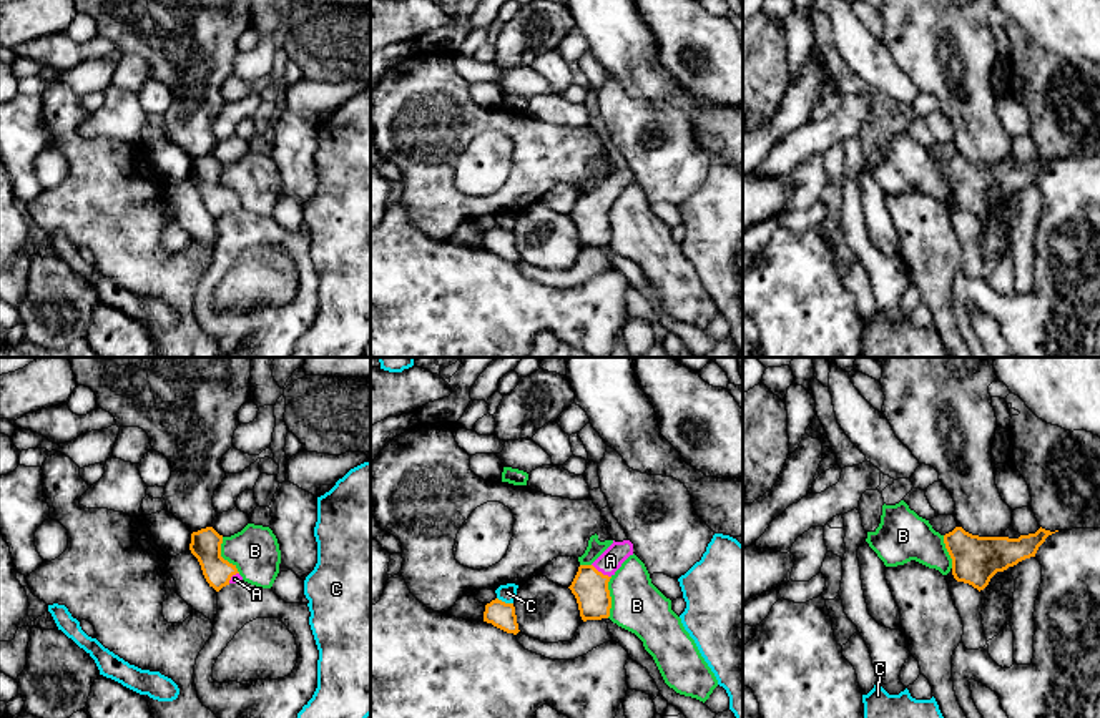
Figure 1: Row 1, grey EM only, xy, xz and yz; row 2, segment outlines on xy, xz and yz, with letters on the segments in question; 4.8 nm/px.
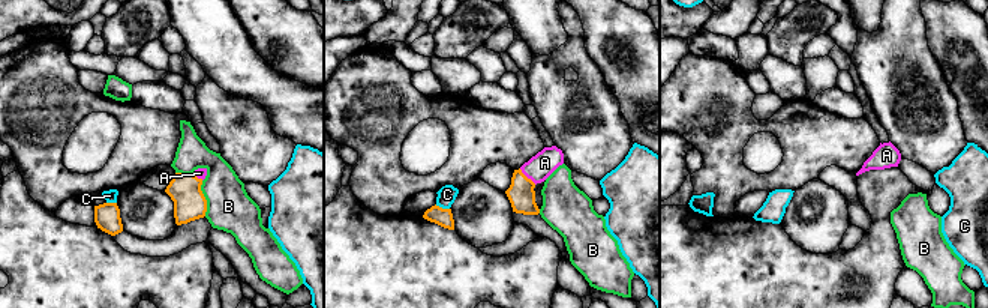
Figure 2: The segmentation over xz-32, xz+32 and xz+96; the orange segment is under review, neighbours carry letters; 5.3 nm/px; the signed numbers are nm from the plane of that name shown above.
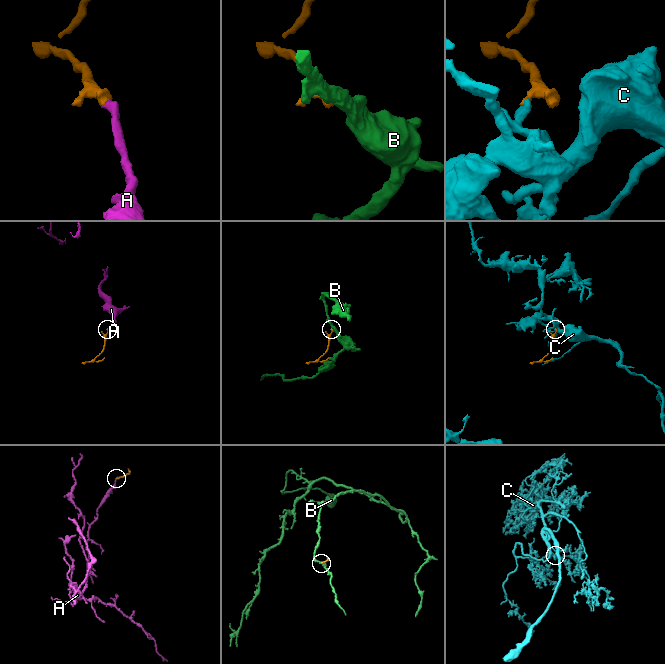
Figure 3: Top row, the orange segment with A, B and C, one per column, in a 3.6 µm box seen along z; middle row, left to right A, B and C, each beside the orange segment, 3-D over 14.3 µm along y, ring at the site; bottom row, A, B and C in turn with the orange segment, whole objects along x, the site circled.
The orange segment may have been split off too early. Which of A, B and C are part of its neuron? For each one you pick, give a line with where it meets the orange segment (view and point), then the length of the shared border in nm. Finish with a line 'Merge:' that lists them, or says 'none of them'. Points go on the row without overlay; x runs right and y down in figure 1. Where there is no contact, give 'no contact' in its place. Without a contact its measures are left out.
A: meets orange in xz at (600, 200); contact 120 nm long
Merge: A

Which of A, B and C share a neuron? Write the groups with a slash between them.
A / B / C

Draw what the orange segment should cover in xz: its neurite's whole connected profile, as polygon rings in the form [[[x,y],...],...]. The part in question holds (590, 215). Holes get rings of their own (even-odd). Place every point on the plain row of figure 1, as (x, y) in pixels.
[[[613,168],[592,193],[578,194],[568,216],[577,226],[583,249],[610,244],[611,224],[608,209],[630,183],[633,183],[633,171],[630,168]]]

